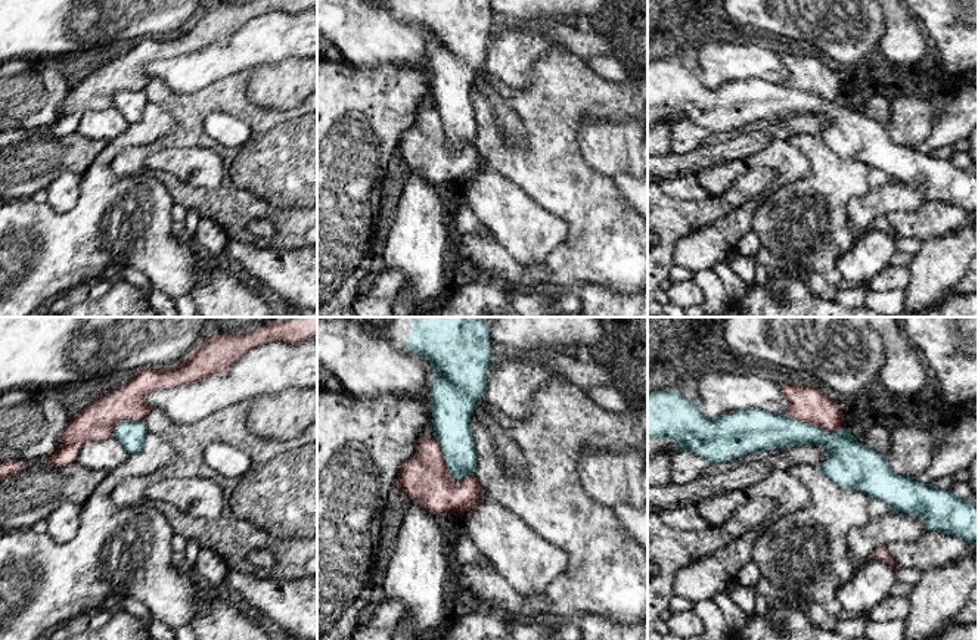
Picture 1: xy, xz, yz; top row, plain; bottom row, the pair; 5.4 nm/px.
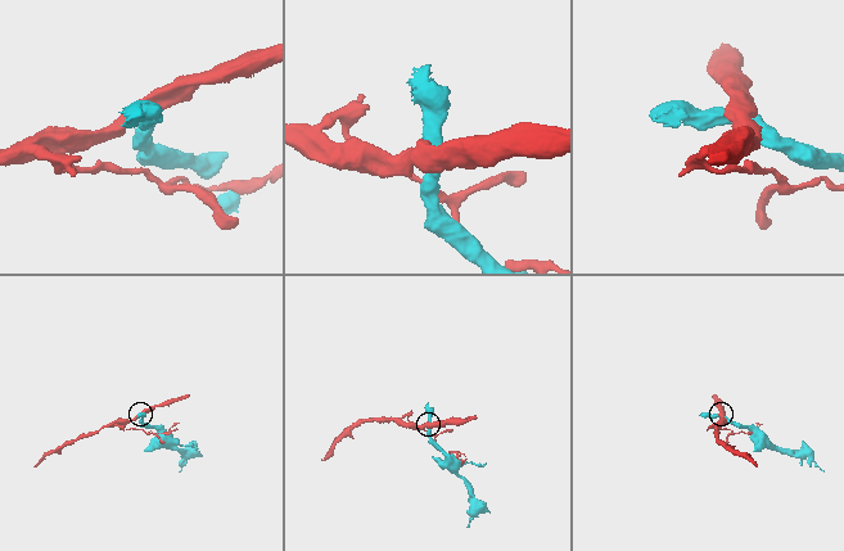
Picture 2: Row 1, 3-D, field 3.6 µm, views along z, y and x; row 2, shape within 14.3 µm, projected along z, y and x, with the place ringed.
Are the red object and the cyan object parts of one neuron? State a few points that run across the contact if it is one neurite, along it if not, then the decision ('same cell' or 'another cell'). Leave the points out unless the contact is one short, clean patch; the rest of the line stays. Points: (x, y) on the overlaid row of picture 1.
line xz (432, 437), (440, 446), (449, 472), (456, 480), (474, 475); another cell

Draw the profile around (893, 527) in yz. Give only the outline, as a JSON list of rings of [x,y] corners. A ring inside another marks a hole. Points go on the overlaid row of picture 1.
[[[891,510],[879,518],[870,518],[863,526],[854,526],[847,534],[848,554],[856,568],[872,559],[872,553],[892,543],[913,543],[925,531],[923,518]]]

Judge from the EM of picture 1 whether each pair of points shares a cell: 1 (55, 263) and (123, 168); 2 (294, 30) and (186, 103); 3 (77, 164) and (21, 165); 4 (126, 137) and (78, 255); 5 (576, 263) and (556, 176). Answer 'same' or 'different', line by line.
1: different
2: different
3: same
4: same
5: same

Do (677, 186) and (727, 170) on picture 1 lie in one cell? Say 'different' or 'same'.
different

